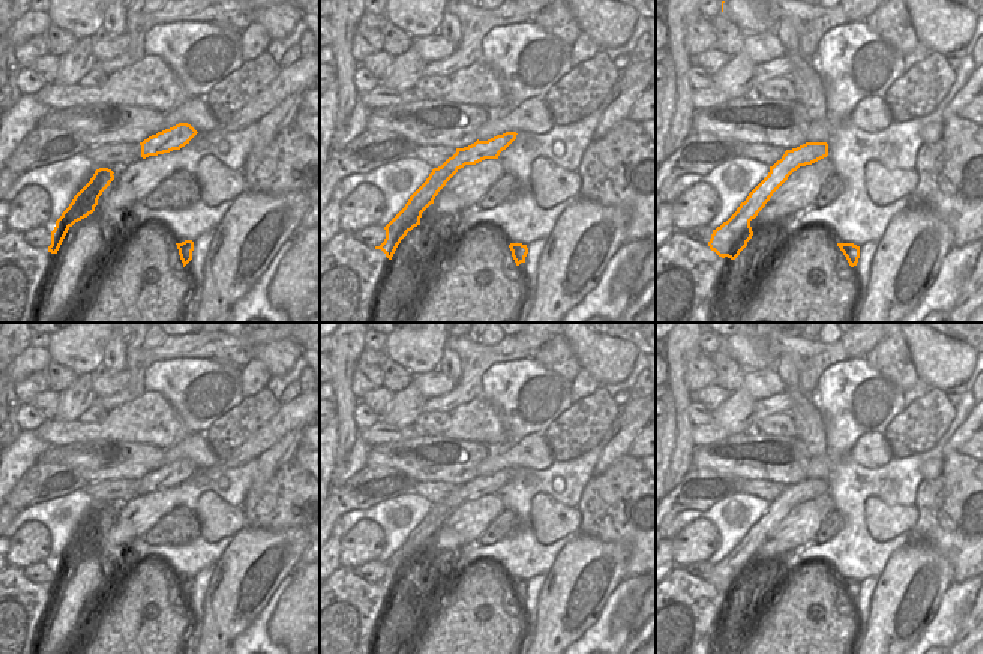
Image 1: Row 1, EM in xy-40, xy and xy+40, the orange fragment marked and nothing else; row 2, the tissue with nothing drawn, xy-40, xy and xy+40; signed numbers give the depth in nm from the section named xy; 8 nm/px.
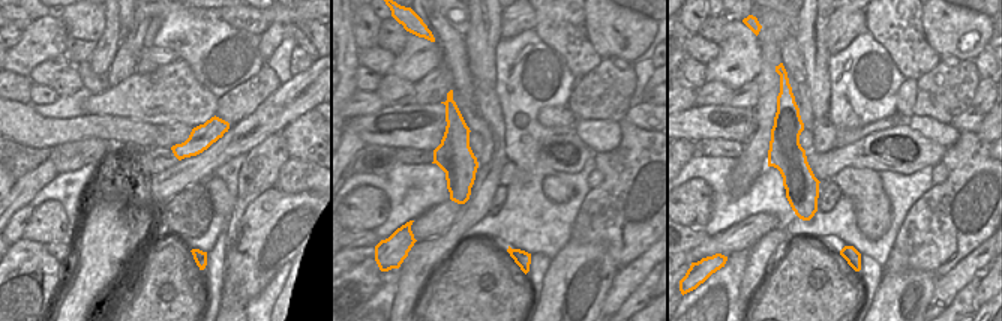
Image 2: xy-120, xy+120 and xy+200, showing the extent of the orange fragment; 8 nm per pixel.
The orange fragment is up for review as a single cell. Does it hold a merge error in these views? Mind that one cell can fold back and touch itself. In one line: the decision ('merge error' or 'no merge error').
merge error

